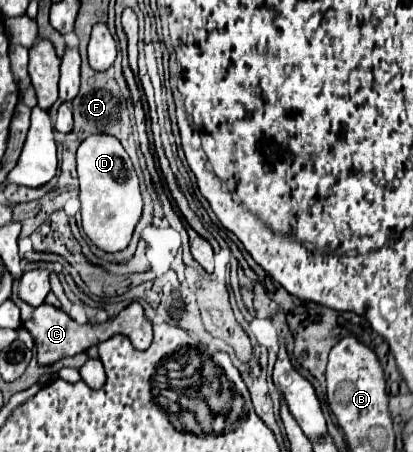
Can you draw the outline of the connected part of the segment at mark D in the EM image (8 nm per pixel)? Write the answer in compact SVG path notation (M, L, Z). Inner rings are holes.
M91 134L77 148L77 172L81 184L81 226L83 232L105 252L123 250L141 216L143 200L139 178L131 158L115 136Z

